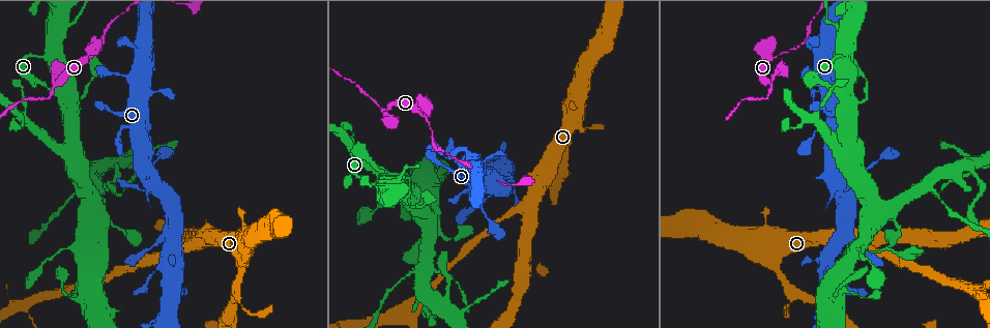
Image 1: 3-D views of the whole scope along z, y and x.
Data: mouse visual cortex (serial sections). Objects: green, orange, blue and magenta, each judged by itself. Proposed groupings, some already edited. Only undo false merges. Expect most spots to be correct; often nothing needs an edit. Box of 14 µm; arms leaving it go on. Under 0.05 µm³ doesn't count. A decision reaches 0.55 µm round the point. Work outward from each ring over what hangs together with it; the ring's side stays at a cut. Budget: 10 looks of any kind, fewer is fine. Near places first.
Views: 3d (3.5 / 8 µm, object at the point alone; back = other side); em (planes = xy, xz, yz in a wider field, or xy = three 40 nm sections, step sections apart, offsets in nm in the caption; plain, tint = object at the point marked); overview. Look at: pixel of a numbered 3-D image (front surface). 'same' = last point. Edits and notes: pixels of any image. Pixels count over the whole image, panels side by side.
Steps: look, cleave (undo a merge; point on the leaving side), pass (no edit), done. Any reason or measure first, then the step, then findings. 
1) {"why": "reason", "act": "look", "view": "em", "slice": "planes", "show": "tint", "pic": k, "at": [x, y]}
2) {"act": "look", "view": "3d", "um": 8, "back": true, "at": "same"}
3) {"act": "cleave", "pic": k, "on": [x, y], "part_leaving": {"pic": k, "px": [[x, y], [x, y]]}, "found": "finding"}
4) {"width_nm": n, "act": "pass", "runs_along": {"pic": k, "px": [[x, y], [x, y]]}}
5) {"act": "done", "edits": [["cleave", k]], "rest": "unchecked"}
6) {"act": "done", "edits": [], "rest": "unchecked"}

{"why": "thick turns thin", "act": "look", "view": "3d", "um": 3.5, "pic": 1, "at": [56, 83]}

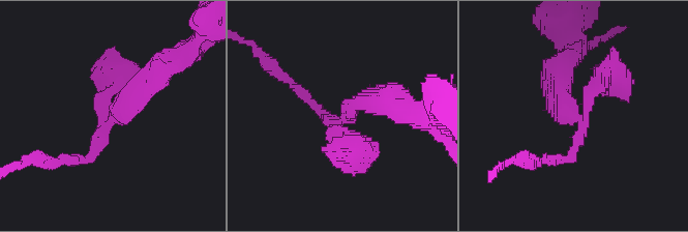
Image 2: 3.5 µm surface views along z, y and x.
{"arms": 3, "arm_widths_nm": [150, 300, 350], "why": "need the tissue", "act": "look", "view": "em", "slice": "xy", "step": 3, "show": "plain", "pic": 2, "at": [580, 124]}

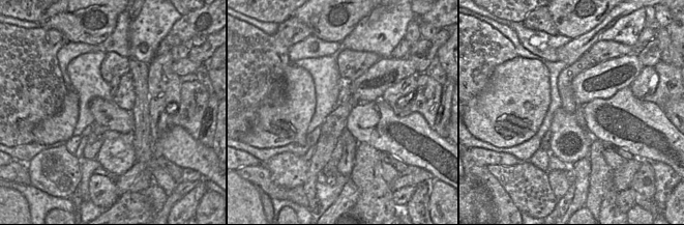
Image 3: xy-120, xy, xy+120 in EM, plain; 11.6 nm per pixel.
{"why": "with the object marked", "act": "look", "view": "em", "slice": "xy", "step": 3, "show": "tint", "at": "same"}

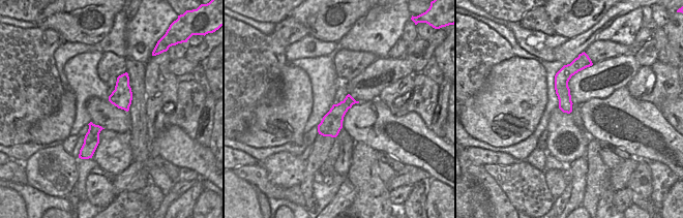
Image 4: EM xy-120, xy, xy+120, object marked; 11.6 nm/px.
{"act": "pass", "runs_along": {"pic": 4, "px": [[577, 65], [563, 79], [565, 110]]}, "found": "continuous, no second cell"}

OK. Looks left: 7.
{"why": "abrupt turn", "act": "look", "view": "3d", "um": 8, "pic": 1, "at": [58, 13]}

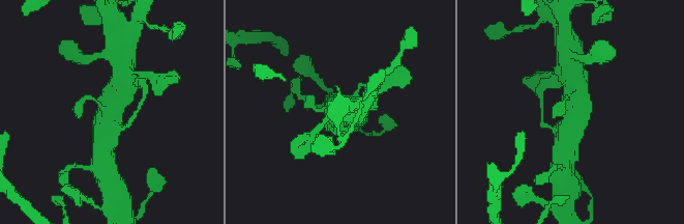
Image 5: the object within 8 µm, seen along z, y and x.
{"act": "look", "view": "em", "slice": "xy", "step": 2, "show": "tint", "pic": 5, "at": [109, 117]}

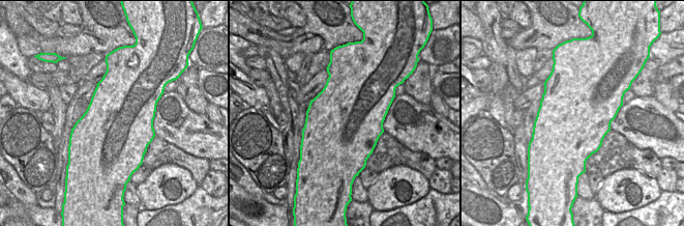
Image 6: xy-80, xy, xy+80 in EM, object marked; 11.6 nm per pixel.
{"act": "pass", "runs_along": {"pic": 5, "px": [[102, 154], [108, 115], [121, 100]]}, "found": "continuous, no second cell"}

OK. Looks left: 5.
{"why": "calibre changes", "act": "look", "view": "3d", "um": 3.5, "pic": 1, "at": [841, 173]}

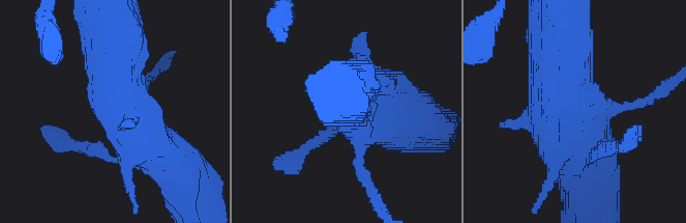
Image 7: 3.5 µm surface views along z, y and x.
{"act": "look", "view": "em", "slice": "planes", "show": "tint", "pic": 7, "at": [586, 103]}

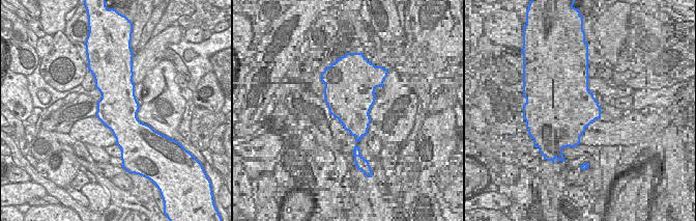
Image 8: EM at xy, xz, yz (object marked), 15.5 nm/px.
{"act": "pass", "runs_along": {"pic": 7, "px": [[114, 53], [123, 113], [178, 167]]}, "found": "continuous, no second cell"}

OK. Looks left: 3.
{"why": "two arms at a narrow angle", "act": "look", "view": "em", "slice": "xy", "step": 3, "show": "tint", "pic": 1, "at": [433, 271]}

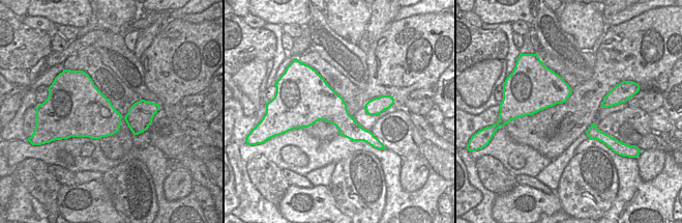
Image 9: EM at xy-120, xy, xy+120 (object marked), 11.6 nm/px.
{"why": "wider look", "act": "look", "view": "3d", "um": 3.5, "at": "same"}

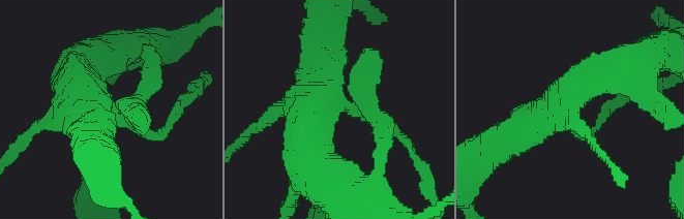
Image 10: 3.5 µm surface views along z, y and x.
{"act": "pass", "runs_along": {"pic": 10, "px": [[500, 144], [612, 74]]}, "found": "continuous, no second cell"}

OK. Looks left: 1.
{"act": "done", "edits": [], "rest": "unchecked"}

